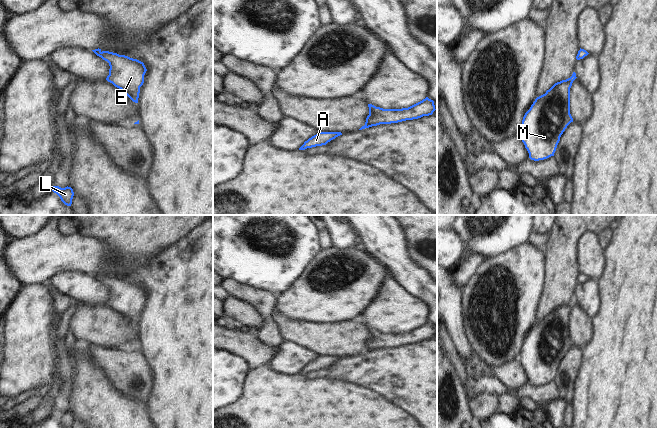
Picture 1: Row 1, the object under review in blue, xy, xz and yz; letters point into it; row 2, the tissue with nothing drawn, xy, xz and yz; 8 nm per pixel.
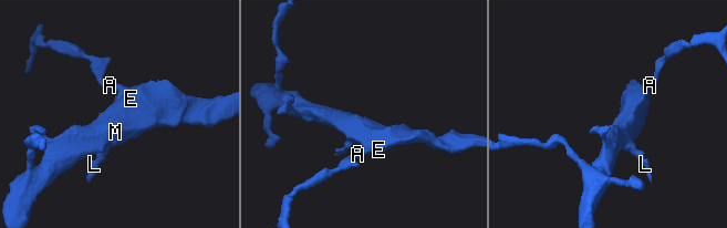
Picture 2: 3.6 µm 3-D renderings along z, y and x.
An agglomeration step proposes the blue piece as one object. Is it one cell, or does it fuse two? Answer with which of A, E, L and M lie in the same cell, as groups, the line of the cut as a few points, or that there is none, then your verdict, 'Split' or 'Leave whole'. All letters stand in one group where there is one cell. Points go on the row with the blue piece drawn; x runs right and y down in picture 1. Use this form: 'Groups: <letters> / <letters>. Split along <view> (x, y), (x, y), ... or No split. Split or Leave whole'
Groups: A E L M. No split. Leave whole.

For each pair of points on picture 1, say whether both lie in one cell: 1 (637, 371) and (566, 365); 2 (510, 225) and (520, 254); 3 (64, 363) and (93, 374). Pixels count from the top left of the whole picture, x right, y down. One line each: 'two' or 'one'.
1: two
2: two
3: two

